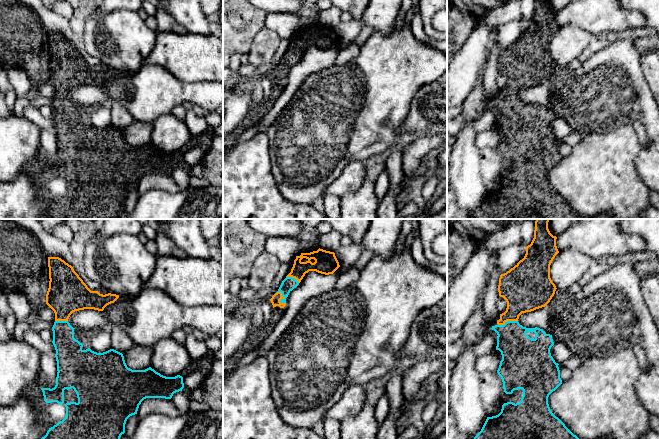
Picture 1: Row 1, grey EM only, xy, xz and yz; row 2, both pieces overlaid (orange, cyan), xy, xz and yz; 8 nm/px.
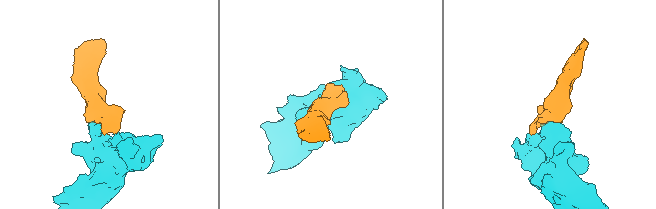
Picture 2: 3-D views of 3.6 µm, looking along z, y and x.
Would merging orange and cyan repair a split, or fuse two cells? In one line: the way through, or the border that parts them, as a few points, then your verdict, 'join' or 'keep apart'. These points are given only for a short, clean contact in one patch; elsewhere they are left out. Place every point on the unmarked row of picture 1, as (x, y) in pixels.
join

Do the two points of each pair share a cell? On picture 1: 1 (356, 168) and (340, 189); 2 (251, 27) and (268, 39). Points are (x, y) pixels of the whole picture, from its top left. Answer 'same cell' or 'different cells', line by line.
1: same cell
2: different cells

